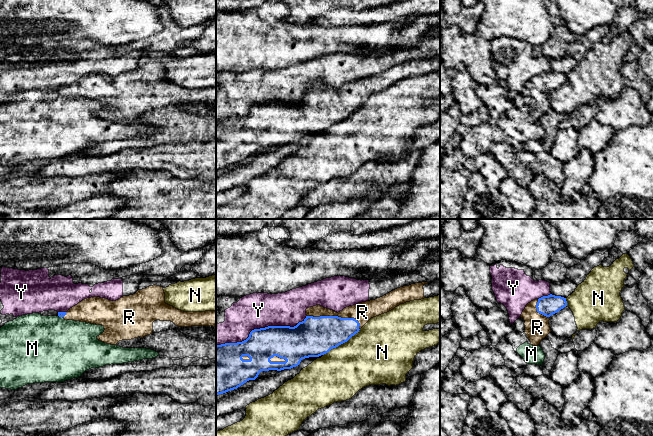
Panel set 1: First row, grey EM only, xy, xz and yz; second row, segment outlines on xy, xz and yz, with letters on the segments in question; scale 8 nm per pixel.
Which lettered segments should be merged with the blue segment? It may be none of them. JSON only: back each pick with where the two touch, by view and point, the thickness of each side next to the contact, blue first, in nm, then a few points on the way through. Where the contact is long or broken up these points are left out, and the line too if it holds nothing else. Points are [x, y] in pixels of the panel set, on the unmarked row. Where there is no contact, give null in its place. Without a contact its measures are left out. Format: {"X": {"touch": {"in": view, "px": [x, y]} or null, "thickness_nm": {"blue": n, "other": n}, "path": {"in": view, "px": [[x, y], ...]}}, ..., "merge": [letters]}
{"R": {"touch": {"in": "xz", "px": [334, 92]}, "thickness_nm": {"blue": 320, "other": 160}}, "merge": ["R"]}

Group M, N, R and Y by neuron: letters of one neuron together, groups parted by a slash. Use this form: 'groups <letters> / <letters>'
groups M / N / R / Y

